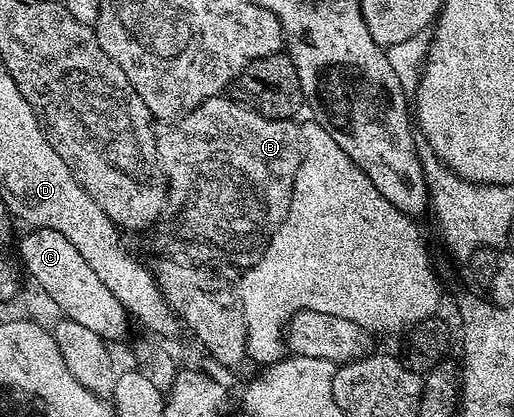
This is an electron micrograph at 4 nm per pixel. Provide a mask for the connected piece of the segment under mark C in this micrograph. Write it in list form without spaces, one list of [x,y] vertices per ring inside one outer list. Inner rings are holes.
[[[34,228],[28,231],[19,244],[19,256],[34,279],[34,285],[46,292],[60,307],[64,317],[73,322],[80,323],[81,326],[88,327],[103,340],[114,342],[118,336],[123,335],[127,330],[127,322],[129,323],[129,315],[123,304],[110,293],[109,288],[105,286],[101,278],[98,277],[92,269],[90,269],[89,262],[78,253],[73,242],[69,238],[65,238],[63,234],[57,230],[49,230],[48,228]]]

